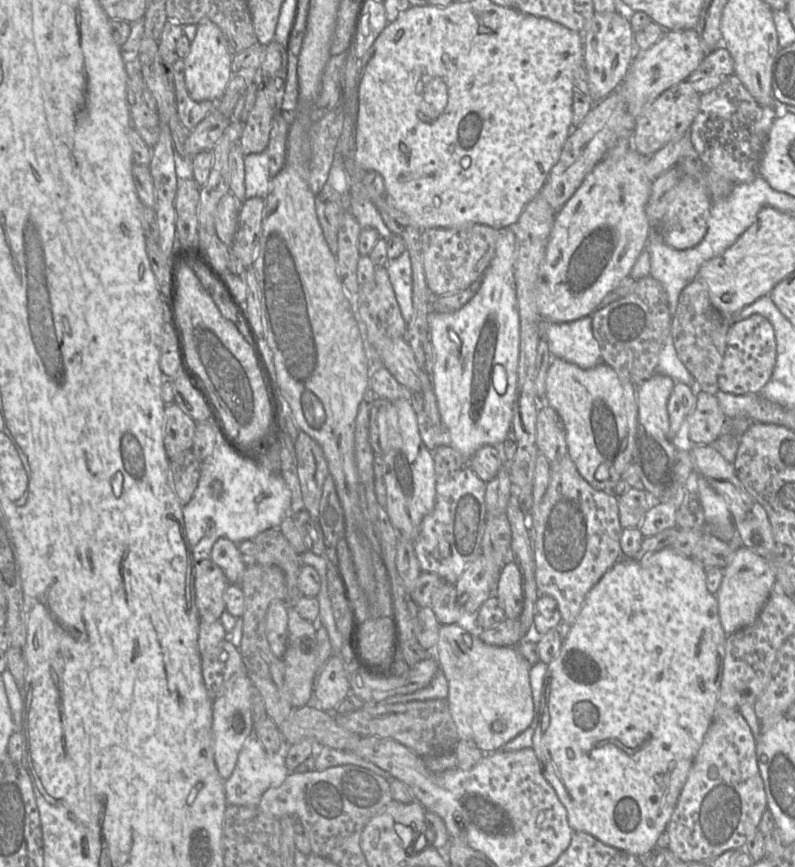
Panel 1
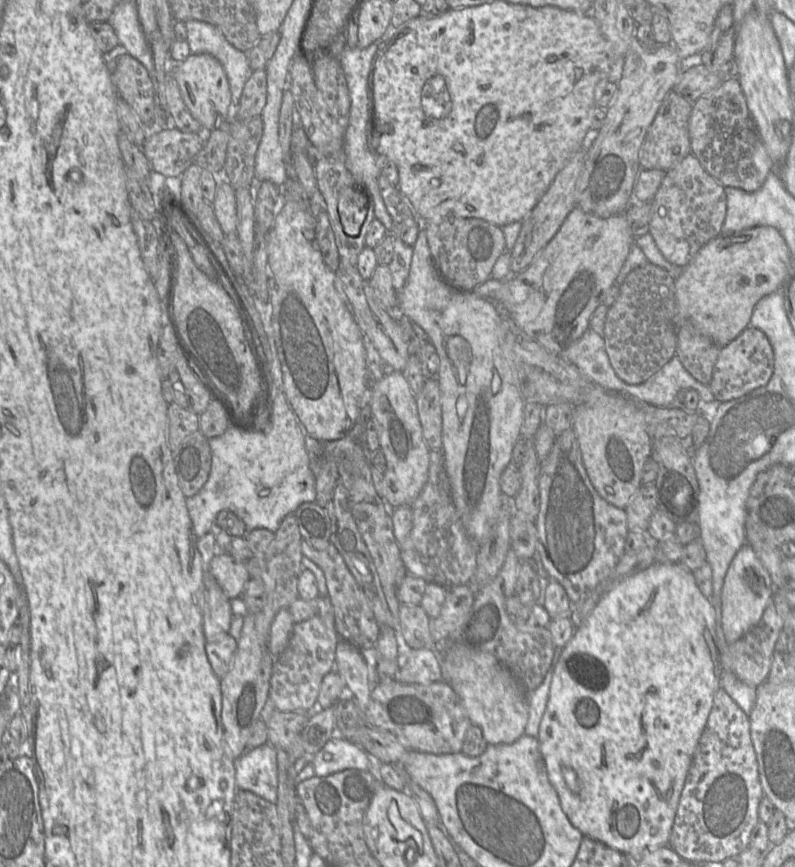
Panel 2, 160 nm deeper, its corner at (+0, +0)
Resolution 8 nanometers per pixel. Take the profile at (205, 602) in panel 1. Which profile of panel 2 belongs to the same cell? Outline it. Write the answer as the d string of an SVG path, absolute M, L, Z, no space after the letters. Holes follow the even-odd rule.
M217 552L208 571L230 599L241 597L245 583L250 580L245 562L238 562L225 552Z

